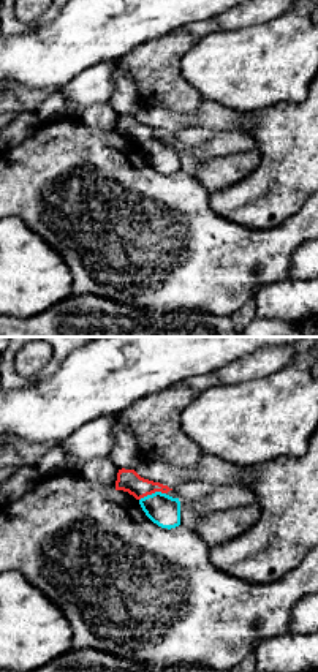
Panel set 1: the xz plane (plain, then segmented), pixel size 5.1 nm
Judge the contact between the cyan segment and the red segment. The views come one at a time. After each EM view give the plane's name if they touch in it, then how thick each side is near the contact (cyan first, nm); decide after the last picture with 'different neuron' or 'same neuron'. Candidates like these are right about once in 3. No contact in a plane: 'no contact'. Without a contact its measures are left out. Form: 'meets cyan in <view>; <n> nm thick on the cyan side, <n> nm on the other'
meets cyan in xz; 160 nm thick on the cyan side, 110 nm on the other

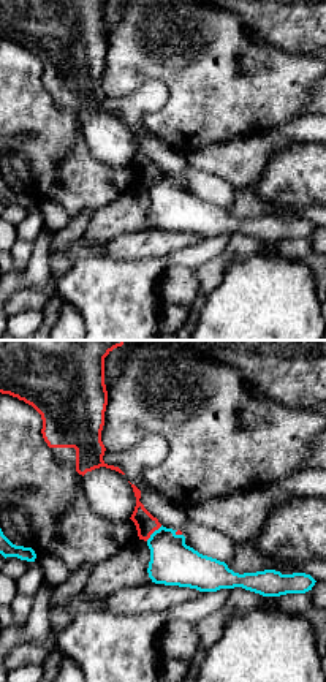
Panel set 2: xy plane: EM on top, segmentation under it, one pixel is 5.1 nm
meets cyan in xy; 220 nm thick on the cyan side, 110 nm on the other

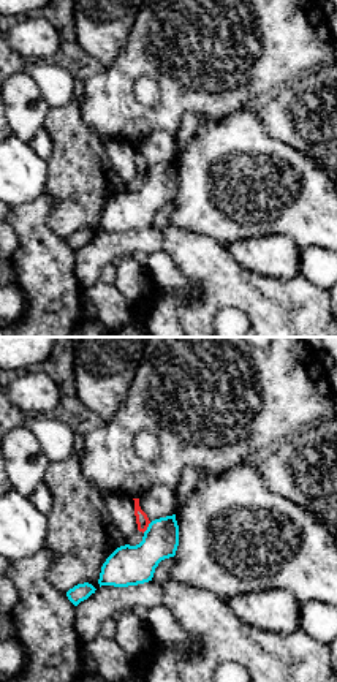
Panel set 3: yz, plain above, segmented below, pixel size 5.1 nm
meets cyan in yz; 200 nm thick on the cyan side, 70 nm on the other

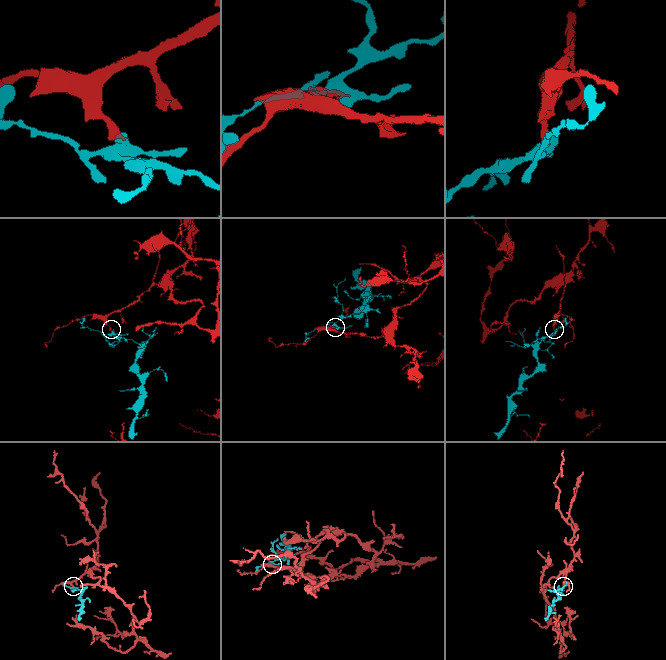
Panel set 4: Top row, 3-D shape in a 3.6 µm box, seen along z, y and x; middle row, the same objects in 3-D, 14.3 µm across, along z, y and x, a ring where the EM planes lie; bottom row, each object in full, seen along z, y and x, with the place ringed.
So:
different neuron

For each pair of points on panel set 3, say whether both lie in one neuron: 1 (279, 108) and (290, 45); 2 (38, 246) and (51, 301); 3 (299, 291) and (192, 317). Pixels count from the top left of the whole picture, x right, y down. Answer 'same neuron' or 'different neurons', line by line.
1: different neurons
2: same neuron
3: same neuron

